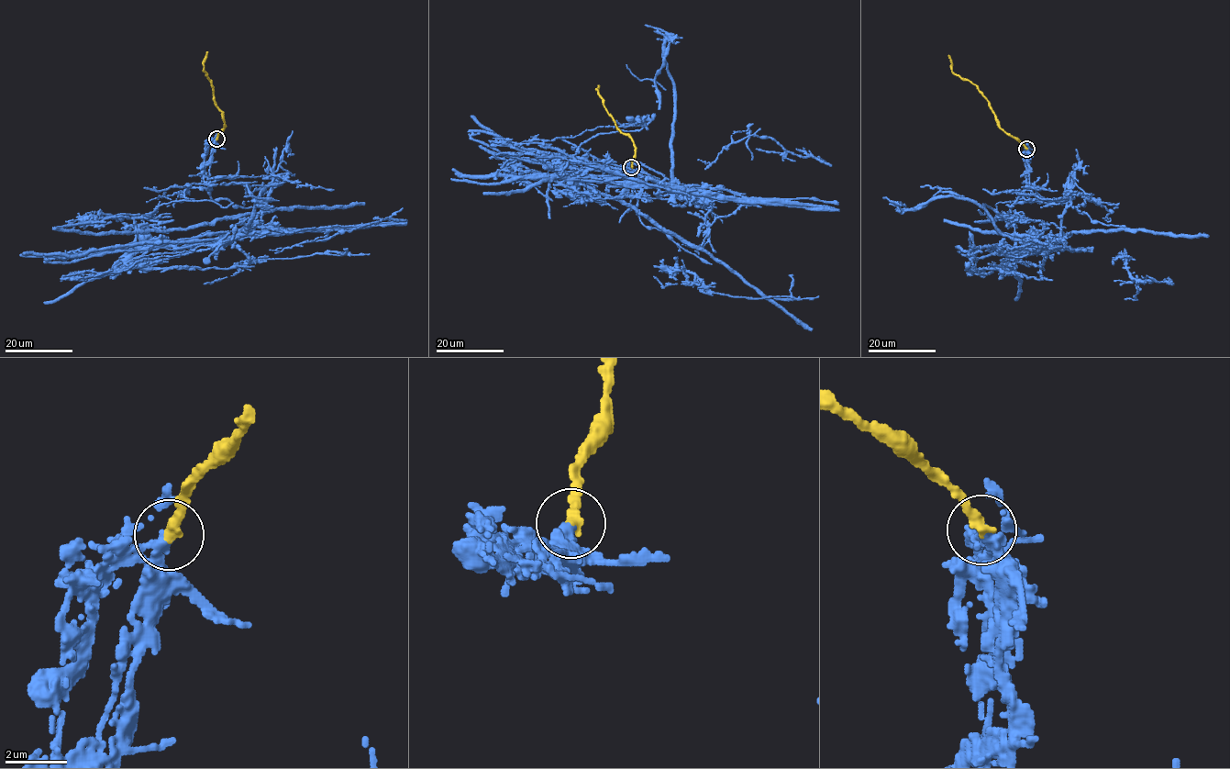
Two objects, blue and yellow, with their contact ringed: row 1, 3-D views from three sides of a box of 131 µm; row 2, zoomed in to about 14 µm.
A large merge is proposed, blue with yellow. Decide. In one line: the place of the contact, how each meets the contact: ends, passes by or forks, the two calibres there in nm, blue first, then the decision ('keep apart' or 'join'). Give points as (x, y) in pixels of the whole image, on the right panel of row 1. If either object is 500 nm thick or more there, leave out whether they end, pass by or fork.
(1026, 149) | blue ends | yellow ends | 440/400 nm | keep apart

